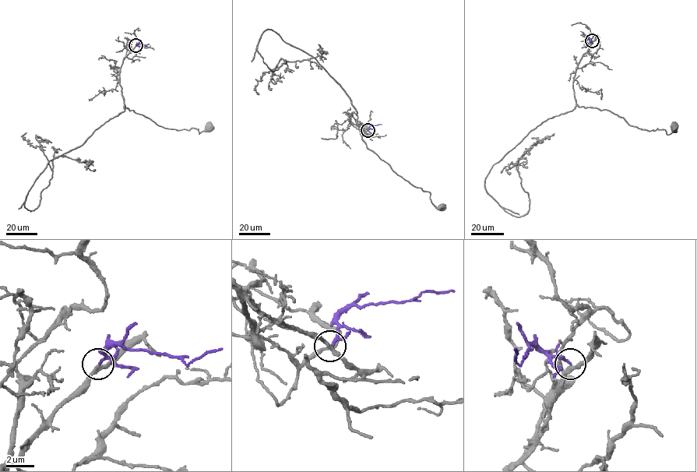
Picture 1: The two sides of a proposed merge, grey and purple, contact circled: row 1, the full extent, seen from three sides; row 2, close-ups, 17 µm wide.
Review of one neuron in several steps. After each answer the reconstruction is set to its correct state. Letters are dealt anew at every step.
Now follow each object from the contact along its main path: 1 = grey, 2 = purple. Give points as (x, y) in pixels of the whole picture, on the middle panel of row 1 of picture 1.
1: (367, 130), (356, 122), (352, 113), (356, 114), (366, 146), (403, 178), (428, 191), (432, 202), (440, 206)
2: (367, 130), (370, 126), (381, 124)

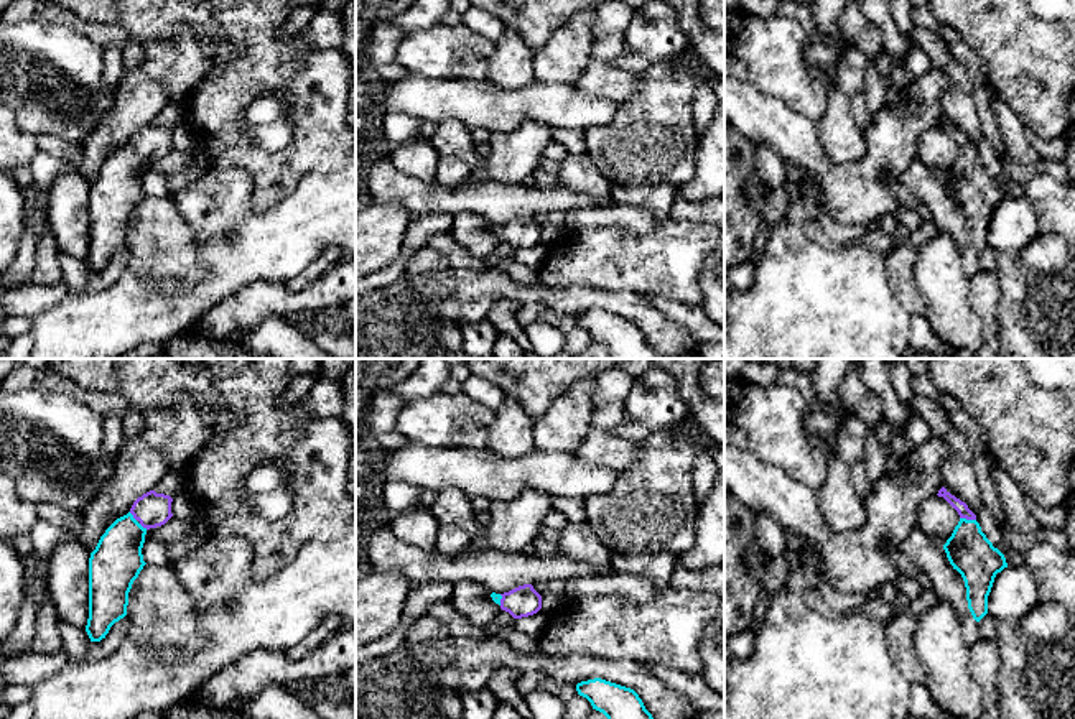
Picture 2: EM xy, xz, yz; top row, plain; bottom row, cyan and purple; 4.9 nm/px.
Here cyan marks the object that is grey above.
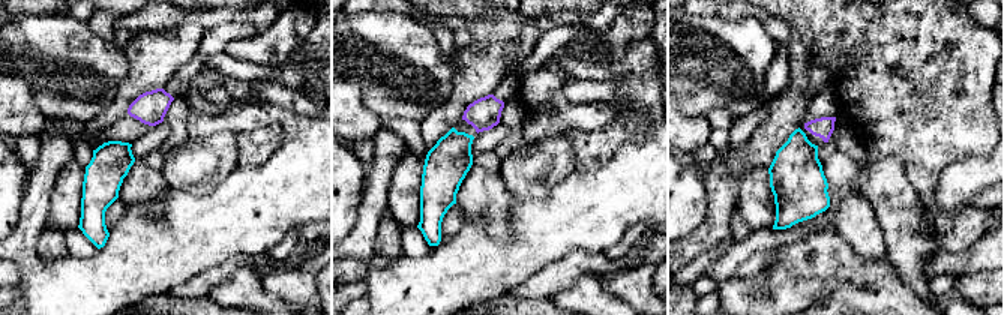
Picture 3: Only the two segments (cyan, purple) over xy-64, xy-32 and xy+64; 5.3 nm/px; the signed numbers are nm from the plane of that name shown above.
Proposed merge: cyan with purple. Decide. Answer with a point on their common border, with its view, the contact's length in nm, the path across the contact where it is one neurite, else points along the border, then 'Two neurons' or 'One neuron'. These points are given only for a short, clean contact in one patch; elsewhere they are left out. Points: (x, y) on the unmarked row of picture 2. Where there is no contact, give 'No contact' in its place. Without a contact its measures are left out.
Touches cyan at yz (968, 152). Shared border 80 nm. Path across: yz (968, 181), (968, 152), (957, 135). One neuron

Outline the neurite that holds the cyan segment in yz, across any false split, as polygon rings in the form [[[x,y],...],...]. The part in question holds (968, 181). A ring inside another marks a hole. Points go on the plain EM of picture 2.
[[[945,118],[937,127],[943,128],[960,146],[960,153],[943,181],[953,201],[961,206],[968,240],[973,250],[980,253],[988,245],[988,227],[996,206],[1008,199],[1006,189],[981,163],[976,146],[965,133]]]

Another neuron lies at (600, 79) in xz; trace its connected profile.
[[[589,59],[575,86],[588,95],[612,102],[632,97],[644,79],[644,71],[626,71],[601,59]]]

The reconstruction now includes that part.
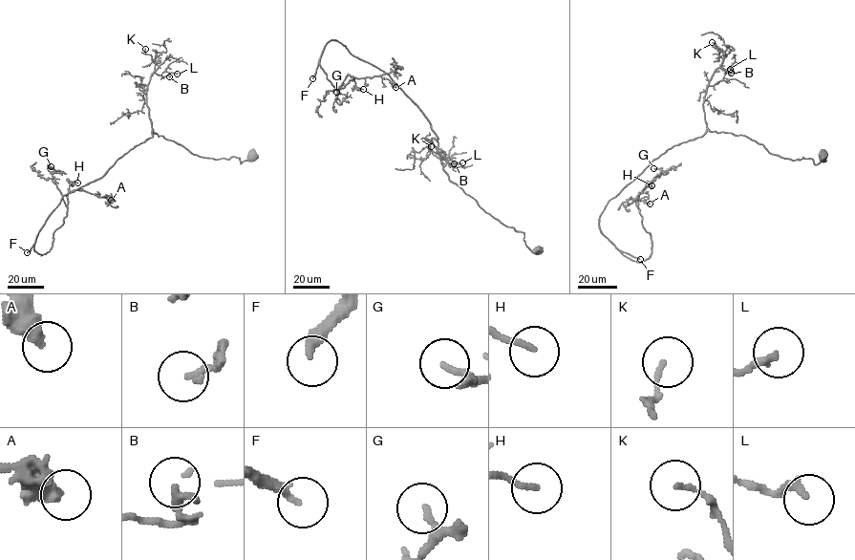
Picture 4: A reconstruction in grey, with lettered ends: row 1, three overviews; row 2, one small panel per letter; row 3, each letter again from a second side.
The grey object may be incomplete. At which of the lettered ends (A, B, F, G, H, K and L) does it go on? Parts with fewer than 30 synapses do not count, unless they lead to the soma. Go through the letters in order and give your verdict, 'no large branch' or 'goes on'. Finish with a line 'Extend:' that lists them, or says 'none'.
A: no large branch
B: no large branch
F: goes on
G: no large branch
H: no large branch
K: no large branch
L: no large branch
Extend: F

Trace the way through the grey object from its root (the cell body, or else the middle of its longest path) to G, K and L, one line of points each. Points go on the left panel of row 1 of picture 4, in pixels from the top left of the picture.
G: (251, 154), (241, 163), (200, 157), (153, 131), (61, 198), (36, 237), (41, 255), (66, 215), (51, 166)
K: (251, 154), (241, 163), (240, 158), (200, 157), (153, 133), (146, 88), (155, 61), (145, 53), (145, 49)
L: (251, 154), (241, 163), (240, 158), (200, 157), (153, 133), (146, 104), (150, 77), (154, 73), (177, 74)

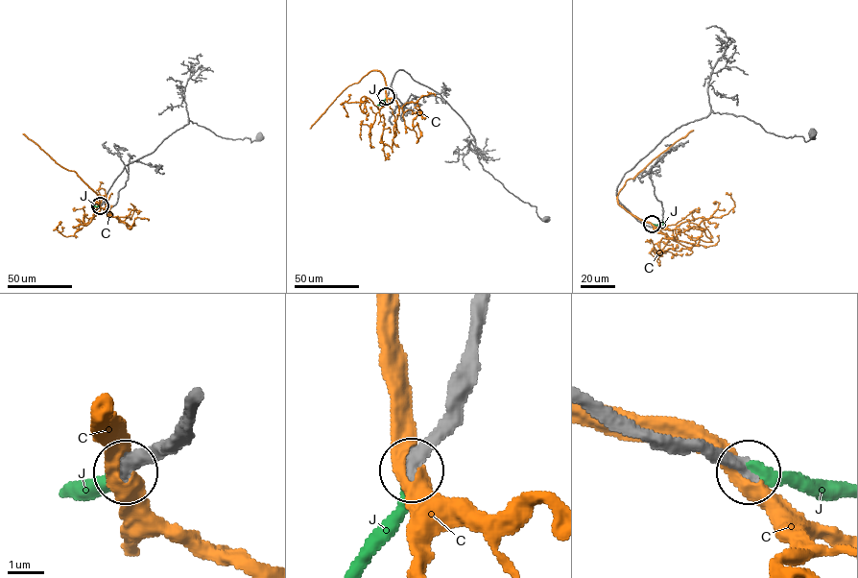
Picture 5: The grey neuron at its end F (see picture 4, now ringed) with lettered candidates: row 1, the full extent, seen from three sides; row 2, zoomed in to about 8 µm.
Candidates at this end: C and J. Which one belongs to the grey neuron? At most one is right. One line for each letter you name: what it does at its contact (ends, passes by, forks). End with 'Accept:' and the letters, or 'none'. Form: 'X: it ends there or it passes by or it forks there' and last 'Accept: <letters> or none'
J: it ends there
Accept: J

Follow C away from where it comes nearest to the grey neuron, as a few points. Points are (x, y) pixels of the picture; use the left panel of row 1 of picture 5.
C: (100, 204), (97, 194), (75, 171), (61, 167), (22, 133)

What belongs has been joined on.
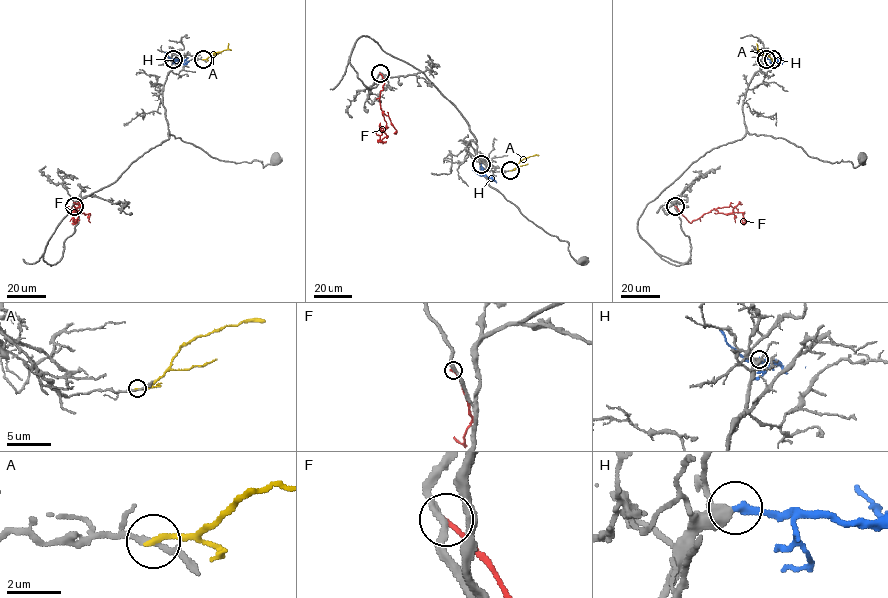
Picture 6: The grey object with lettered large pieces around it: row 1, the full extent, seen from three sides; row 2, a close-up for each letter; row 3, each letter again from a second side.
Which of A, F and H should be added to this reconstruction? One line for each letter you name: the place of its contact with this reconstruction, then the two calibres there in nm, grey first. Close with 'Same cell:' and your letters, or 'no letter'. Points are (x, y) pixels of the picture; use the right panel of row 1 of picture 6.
H: contact (766, 59); calibres 360 and 260 nm
Same cell: H

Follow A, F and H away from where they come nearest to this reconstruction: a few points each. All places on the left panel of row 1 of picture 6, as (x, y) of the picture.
A: (203, 60), (226, 50), (228, 43)
F: (74, 206), (78, 216), (76, 222), (74, 211), (80, 207), (73, 214), (77, 221), (74, 223), (73, 220)
H: (173, 59), (177, 59), (170, 59), (164, 52)

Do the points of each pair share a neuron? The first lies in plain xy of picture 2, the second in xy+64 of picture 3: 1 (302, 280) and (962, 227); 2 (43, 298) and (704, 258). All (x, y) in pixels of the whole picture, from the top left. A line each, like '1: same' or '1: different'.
1: same
2: different

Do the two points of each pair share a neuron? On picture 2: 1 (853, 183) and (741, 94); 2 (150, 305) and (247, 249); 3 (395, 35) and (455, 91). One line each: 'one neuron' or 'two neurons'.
1: one neuron
2: one neuron
3: two neurons

